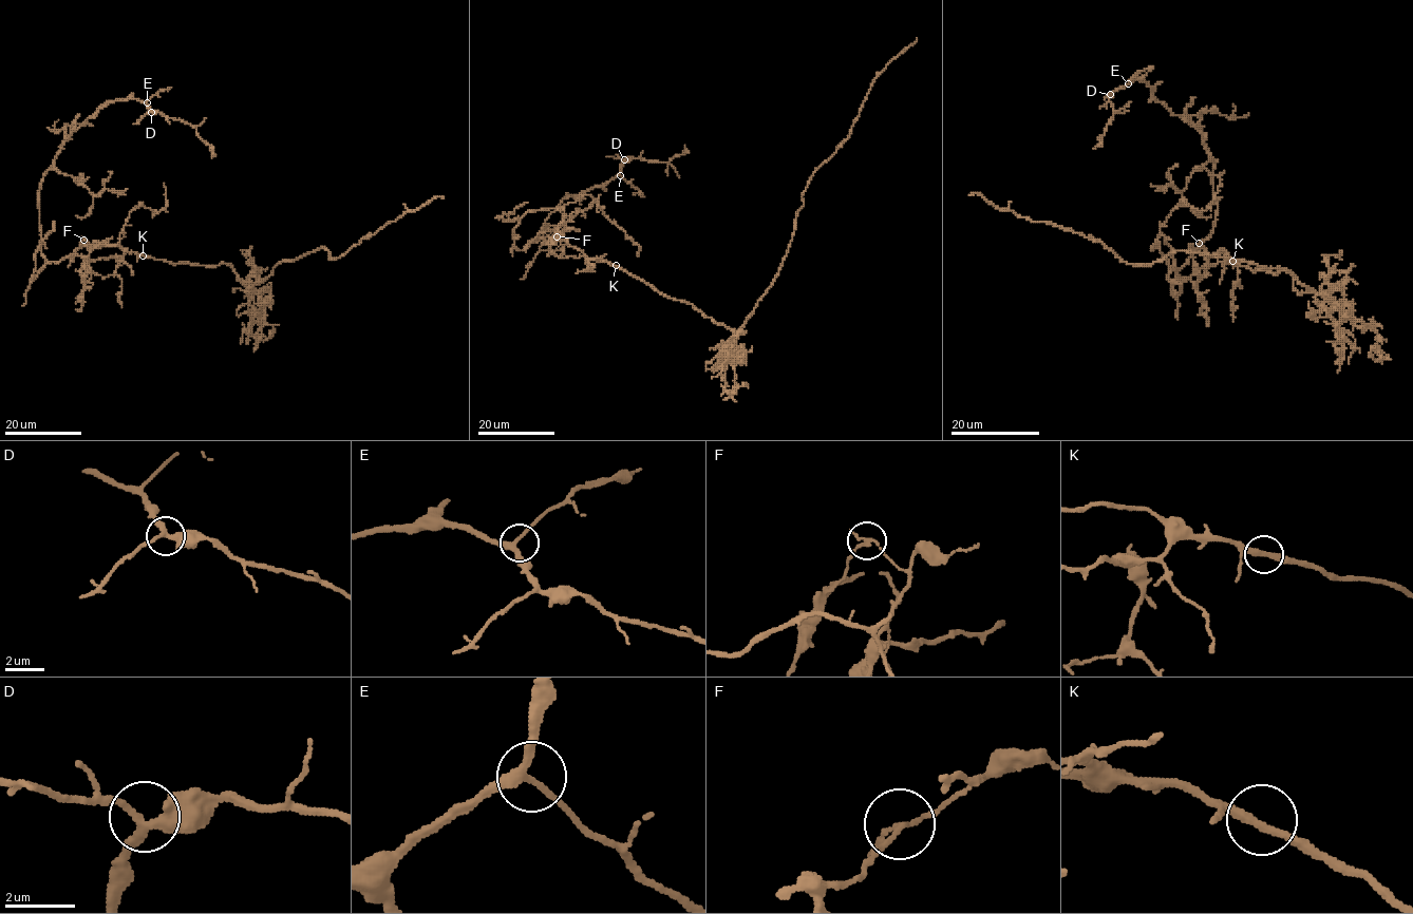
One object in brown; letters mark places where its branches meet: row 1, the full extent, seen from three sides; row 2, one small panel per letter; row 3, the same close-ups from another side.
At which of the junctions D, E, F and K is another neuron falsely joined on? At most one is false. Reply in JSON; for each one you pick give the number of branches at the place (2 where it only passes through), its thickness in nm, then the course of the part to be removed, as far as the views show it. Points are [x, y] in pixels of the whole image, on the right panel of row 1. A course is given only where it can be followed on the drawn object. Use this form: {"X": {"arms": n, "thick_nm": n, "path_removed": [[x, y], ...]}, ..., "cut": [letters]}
{"F": {"arms": 3, "thick_nm": 120, "path_removed": [[1199, 243], [1170, 281], [1212, 230], [1214, 160], [1149, 86], [1108, 96], [1094, 149]]}, "cut": ["F"]}

